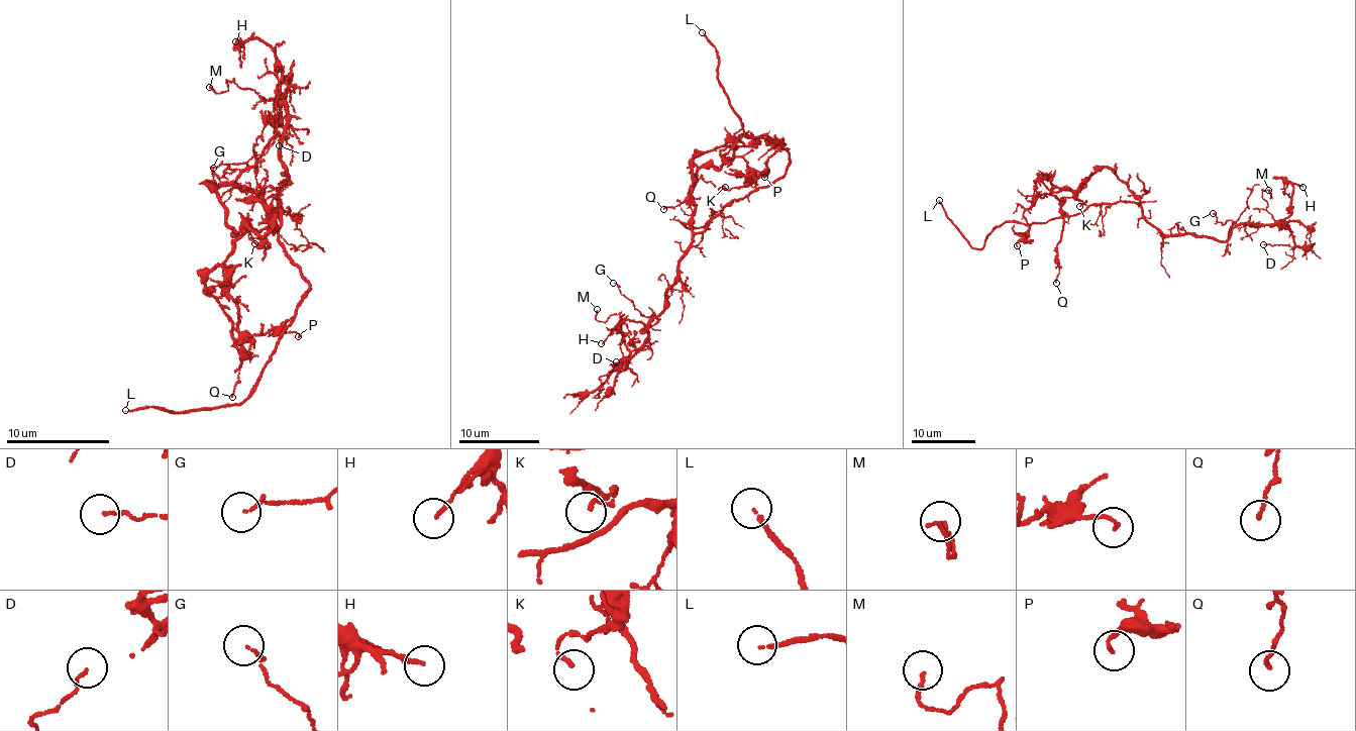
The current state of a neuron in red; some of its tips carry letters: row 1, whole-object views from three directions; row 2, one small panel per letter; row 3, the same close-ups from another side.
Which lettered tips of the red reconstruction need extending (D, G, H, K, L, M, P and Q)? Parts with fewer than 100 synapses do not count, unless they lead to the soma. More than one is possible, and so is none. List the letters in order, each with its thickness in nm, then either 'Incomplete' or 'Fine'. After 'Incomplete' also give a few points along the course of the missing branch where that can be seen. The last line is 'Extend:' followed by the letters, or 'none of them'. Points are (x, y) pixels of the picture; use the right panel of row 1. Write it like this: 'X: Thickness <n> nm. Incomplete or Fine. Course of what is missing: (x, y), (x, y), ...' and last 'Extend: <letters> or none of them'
D: Thickness 90 nm. Fine
G: Thickness 120 nm. Fine
H: Thickness 130 nm. Fine
K: Thickness 120 nm. Fine
L: Thickness 120 nm. Incomplete. Course of what is missing: (939, 200), (928, 187), (925, 159), (920, 148), (924, 121)
M: Thickness 130 nm. Fine
P: Thickness 120 nm. Fine
Q: Thickness 110 nm. Fine
Extend: L

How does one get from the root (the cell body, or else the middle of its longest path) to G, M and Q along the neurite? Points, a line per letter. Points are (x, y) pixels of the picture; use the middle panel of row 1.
G: (718, 216), (692, 238), (674, 286), (667, 291), (667, 308), (644, 330), (652, 320), (613, 283)
M: (718, 216), (690, 242), (667, 308), (642, 332), (645, 345), (625, 356), (618, 314), (603, 322), (597, 309)
Q: (718, 216), (694, 231), (690, 191), (698, 171), (716, 170), (732, 147), (692, 160), (691, 194), (663, 209)

